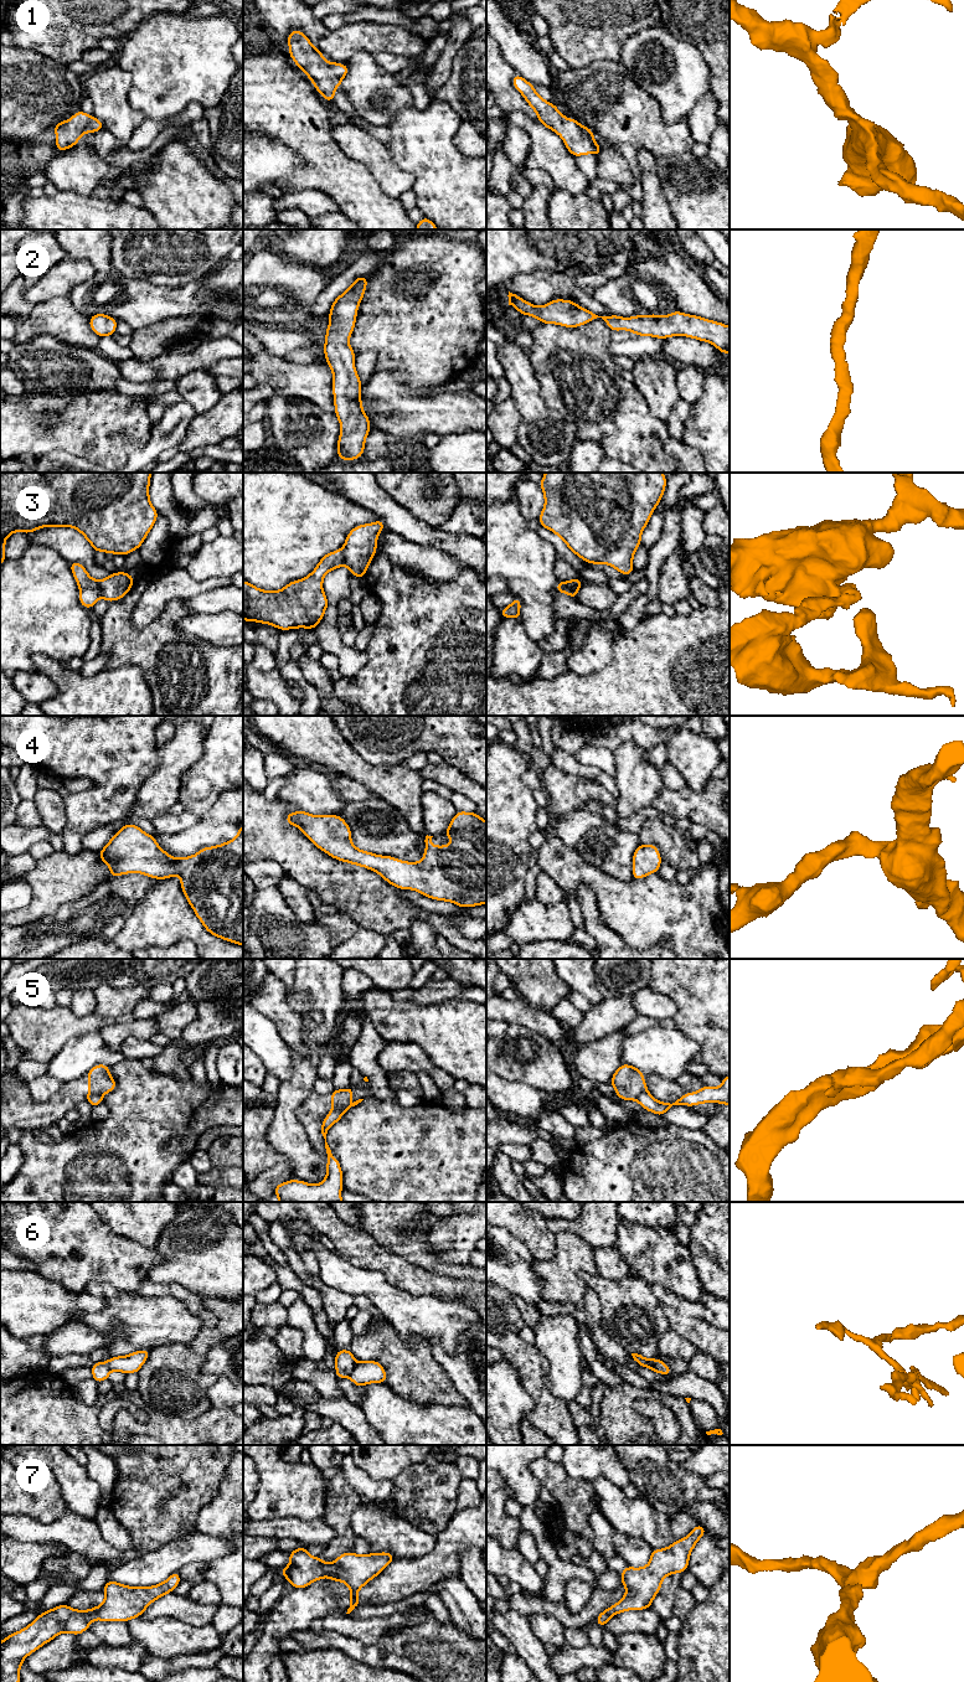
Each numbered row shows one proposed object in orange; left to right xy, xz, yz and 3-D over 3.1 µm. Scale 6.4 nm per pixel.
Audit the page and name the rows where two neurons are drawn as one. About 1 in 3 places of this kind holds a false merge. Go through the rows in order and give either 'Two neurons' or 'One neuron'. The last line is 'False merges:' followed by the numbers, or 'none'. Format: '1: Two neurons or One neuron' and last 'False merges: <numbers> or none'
1: One neuron
2: One neuron
3: Two neurons
4: One neuron
5: Two neurons
6: Two neurons
7: One neuron
False merges: 3, 5, 6

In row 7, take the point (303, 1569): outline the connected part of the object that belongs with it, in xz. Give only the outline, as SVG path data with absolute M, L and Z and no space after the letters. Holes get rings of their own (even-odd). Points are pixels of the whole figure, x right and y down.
M303 1544L288 1554L290 1563L282 1568L280 1573L293 1588L303 1589L326 1577L334 1582L342 1582L349 1586L351 1595L350 1608L346 1614L360 1606L357 1591L396 1559L388 1552L365 1555L346 1552L332 1563L325 1563L320 1557L310 1555Z

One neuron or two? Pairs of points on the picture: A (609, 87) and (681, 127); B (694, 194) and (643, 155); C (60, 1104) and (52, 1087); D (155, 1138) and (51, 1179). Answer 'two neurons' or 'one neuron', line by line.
A: one neuron
B: two neurons
C: two neurons
D: one neuron

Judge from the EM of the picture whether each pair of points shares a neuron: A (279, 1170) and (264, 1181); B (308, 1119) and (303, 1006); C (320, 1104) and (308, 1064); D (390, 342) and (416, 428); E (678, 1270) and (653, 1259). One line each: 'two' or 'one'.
A: one
B: two
C: two
D: two
E: one

